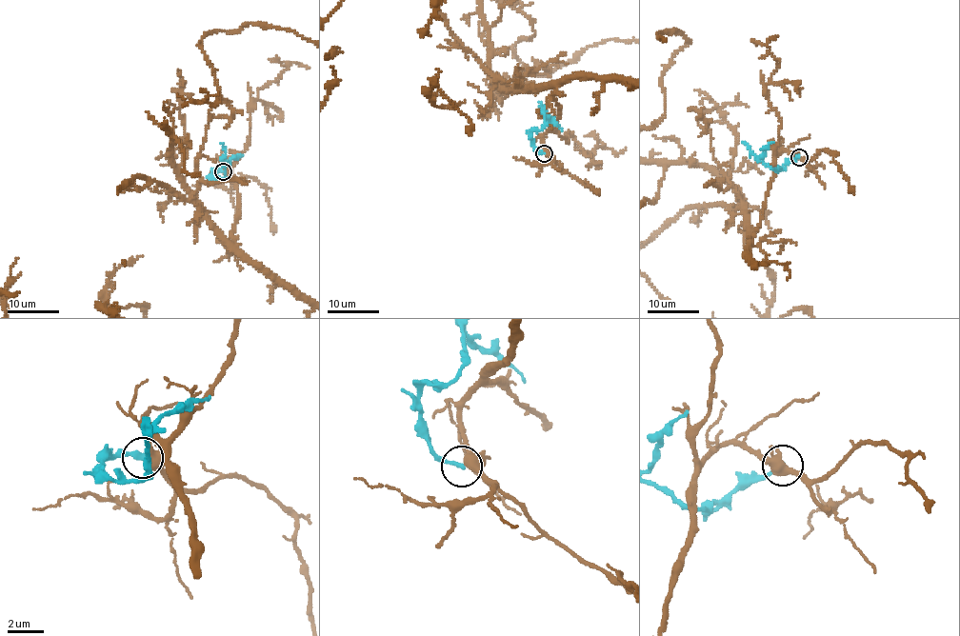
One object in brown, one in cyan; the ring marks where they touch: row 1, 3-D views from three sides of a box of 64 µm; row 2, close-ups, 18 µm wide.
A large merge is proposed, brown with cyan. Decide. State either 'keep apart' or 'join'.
keep apart

